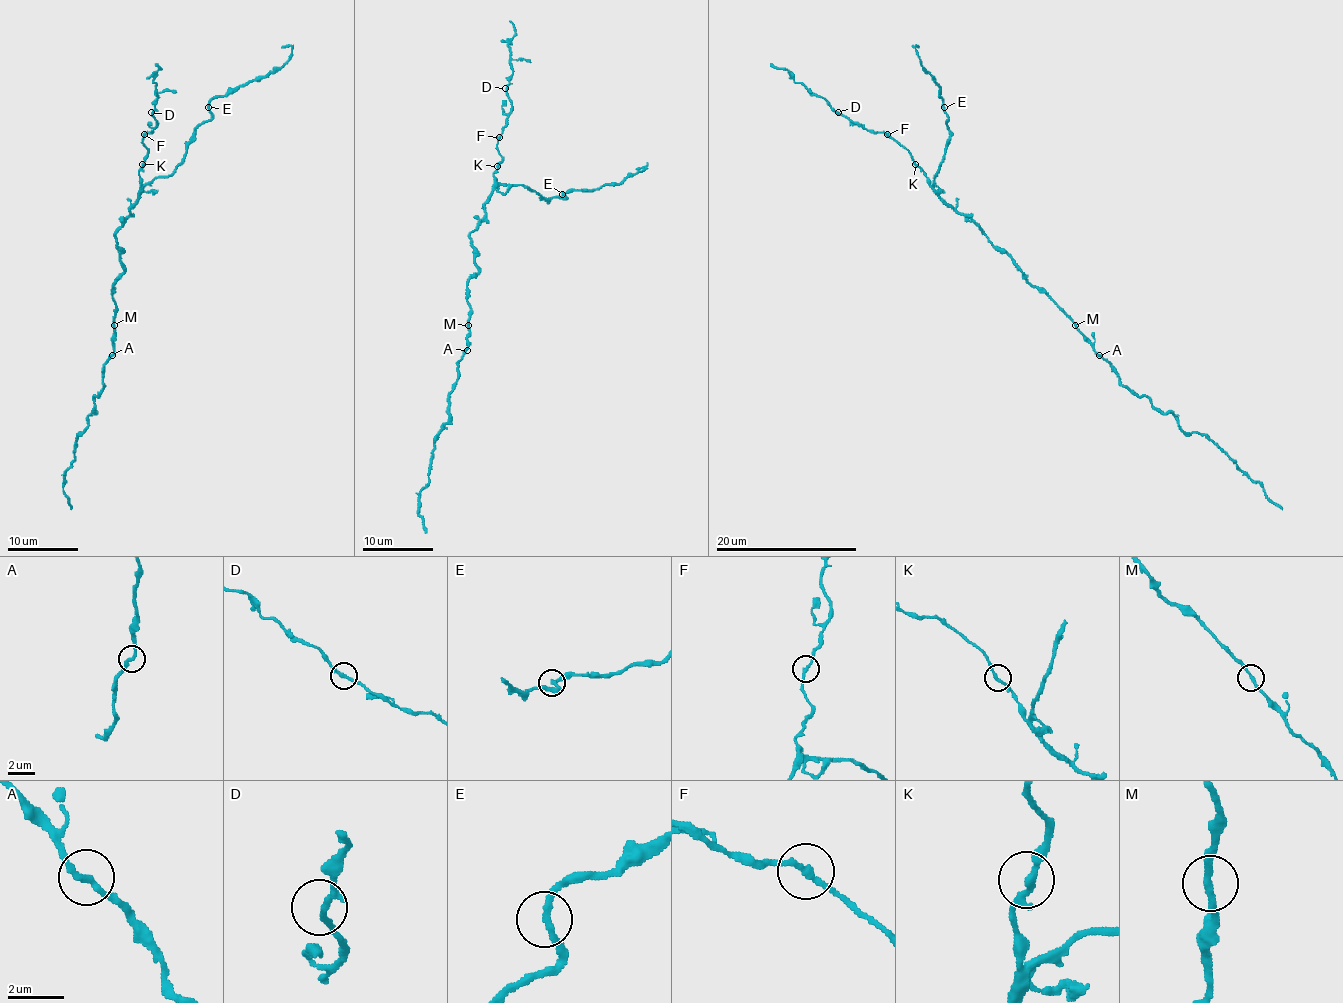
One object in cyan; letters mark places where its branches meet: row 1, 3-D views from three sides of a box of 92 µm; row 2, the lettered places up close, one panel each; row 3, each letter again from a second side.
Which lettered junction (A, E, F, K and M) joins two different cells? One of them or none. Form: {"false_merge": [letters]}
{"false_merge": []}

